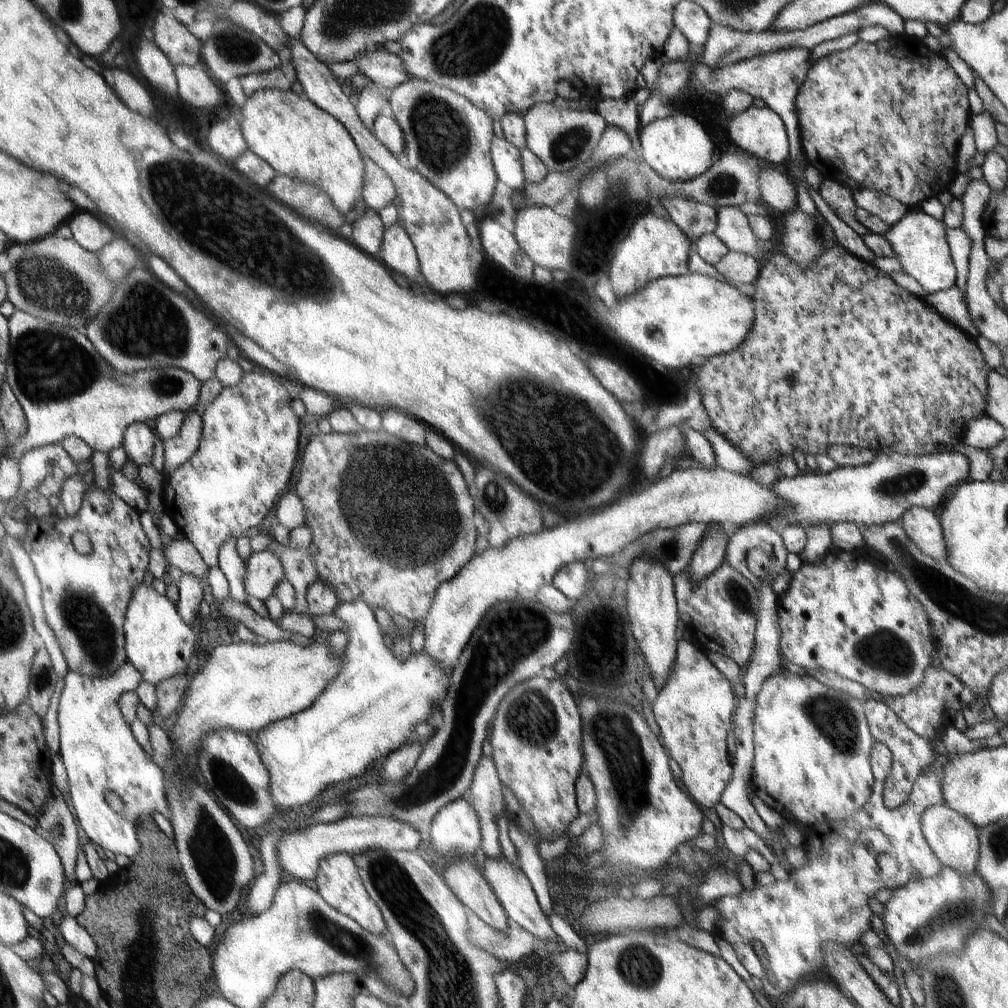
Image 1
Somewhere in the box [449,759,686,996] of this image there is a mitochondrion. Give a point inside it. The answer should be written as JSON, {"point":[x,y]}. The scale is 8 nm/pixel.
{"point":[637,965]}

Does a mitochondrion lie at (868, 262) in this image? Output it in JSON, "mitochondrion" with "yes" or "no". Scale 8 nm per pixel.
{"mitochondrion":"no"}

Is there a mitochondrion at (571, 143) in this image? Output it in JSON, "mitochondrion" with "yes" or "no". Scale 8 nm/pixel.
{"mitochondrion":"yes"}

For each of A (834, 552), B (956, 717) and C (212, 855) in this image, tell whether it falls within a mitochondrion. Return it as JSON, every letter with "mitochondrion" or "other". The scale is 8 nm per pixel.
{"A":"other","B":"other","C":"mitochondrion"}

